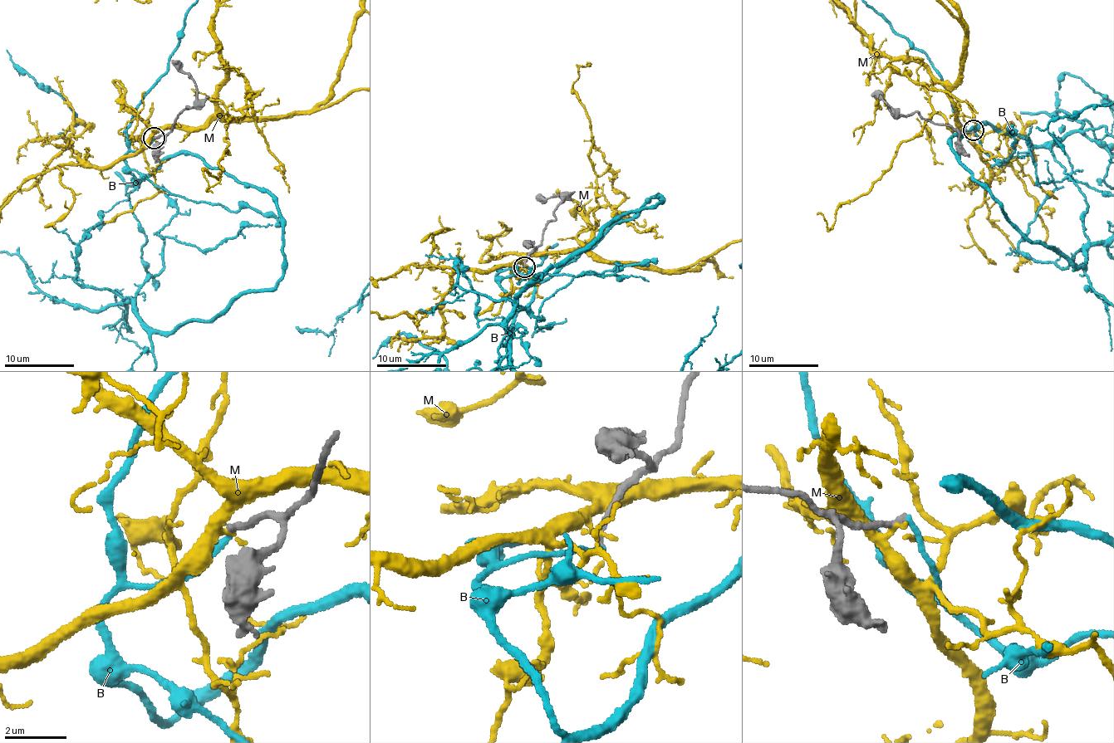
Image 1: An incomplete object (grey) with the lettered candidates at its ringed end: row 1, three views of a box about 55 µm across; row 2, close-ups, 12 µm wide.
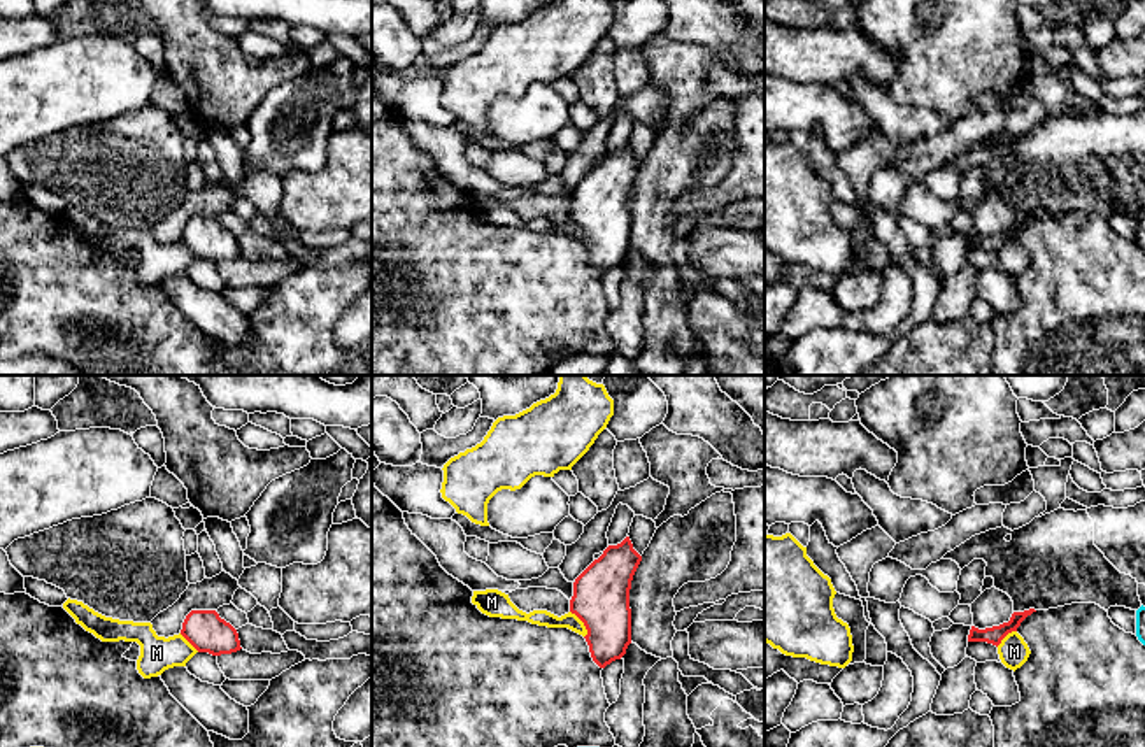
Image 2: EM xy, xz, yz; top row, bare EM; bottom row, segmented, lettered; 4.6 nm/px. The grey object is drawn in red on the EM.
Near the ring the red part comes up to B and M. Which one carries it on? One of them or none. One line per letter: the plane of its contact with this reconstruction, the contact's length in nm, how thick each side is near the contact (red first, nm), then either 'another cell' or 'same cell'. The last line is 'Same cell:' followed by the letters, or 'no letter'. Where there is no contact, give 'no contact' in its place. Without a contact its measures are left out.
B: no contact; another cell
M: contact in xz; length 140 nm; calibres 260 and 80 nm; another cell
Same cell: no letter

